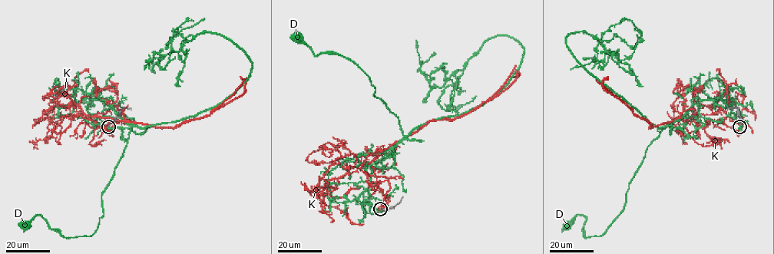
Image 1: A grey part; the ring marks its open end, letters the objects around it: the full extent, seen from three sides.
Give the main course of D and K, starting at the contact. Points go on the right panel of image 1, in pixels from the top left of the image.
D: (740, 126), (722, 100), (701, 100), (647, 147), (622, 212), (603, 235), (584, 237), (582, 215), (567, 225)
K: (739, 126), (738, 130), (709, 120), (702, 127), (696, 116), (649, 127), (646, 120), (603, 88), (606, 76)

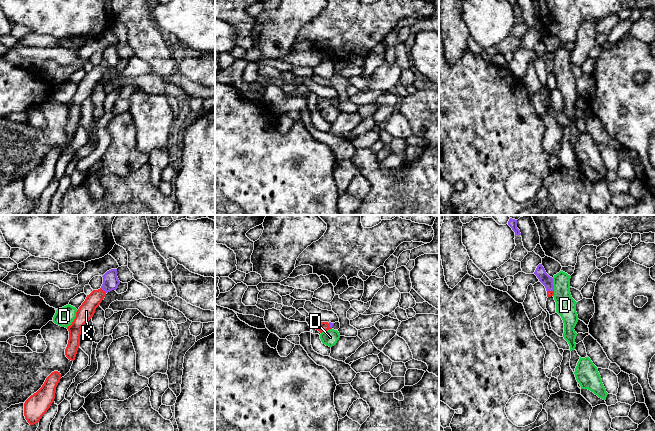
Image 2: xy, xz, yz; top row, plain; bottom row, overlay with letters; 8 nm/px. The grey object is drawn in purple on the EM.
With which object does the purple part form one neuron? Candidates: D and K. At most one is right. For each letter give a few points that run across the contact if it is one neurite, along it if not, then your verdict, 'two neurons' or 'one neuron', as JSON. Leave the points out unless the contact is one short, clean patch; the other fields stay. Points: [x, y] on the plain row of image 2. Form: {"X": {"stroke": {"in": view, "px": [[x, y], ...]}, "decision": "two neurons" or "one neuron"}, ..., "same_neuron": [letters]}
{"D": {"stroke": {"in": "yz", "px": [[552, 54], [554, 66]]}, "decision": "two neurons"}, "K": {"stroke": {"in": "xy", "px": [[110, 56], [110, 59], [103, 66], [91, 78], [86, 87]]}, "decision": "one neuron"}, "same_neuron": ["K"]}

